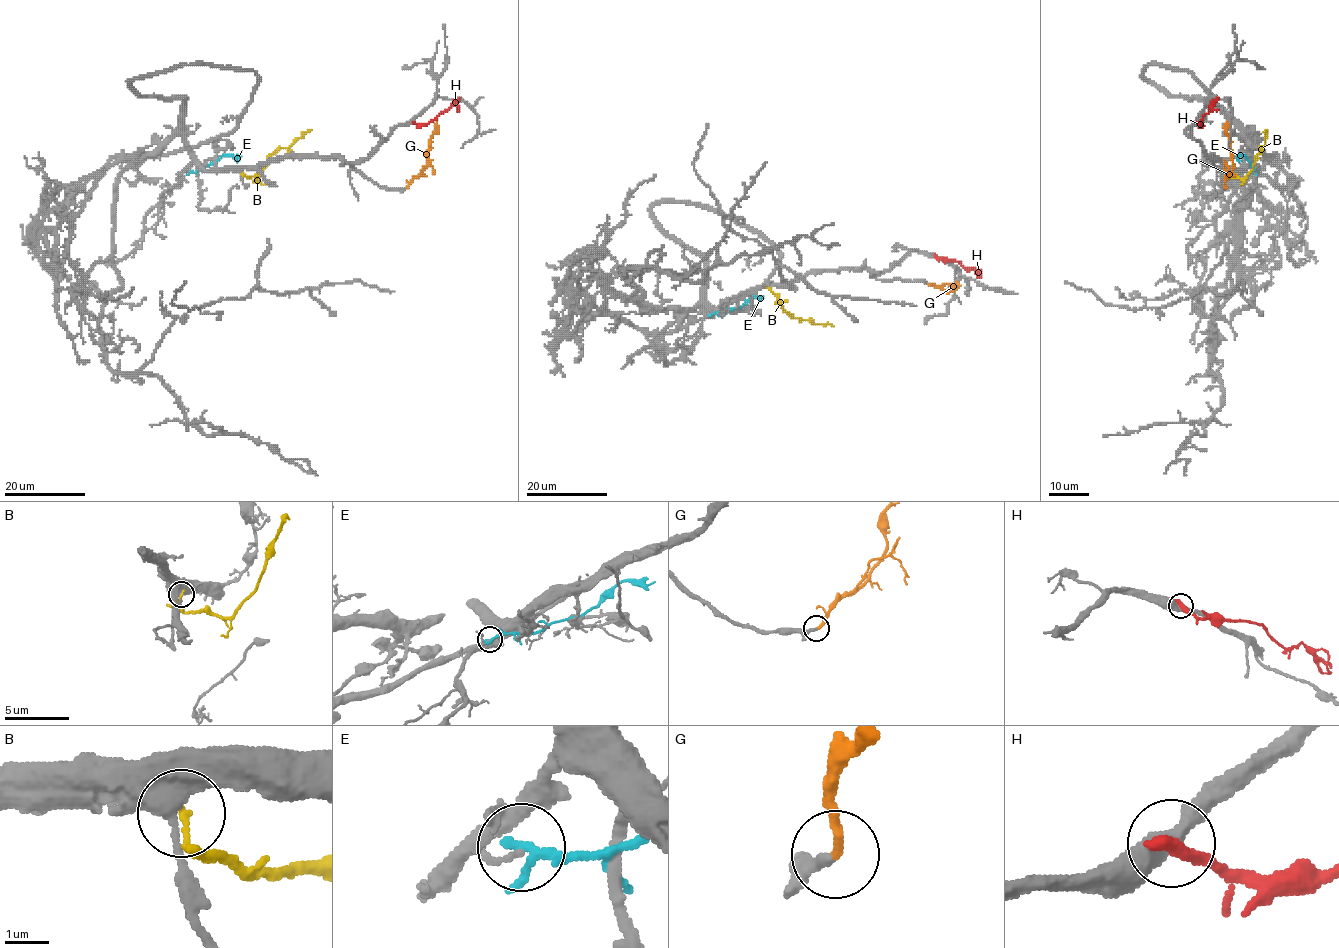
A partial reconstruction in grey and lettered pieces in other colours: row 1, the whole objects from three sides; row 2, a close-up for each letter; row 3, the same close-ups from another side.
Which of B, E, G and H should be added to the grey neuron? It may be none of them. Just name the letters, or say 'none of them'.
G

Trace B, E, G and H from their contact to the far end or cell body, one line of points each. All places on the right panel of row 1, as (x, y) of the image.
B: (1228, 171), (1230, 176), (1243, 179), (1264, 144), (1266, 130)
E: (1255, 170), (1246, 157), (1238, 154), (1240, 160)
G: (1225, 188), (1233, 165), (1225, 130), (1227, 122)
H: (1197, 121), (1201, 124), (1202, 118), (1210, 111), (1210, 105), (1218, 109)

